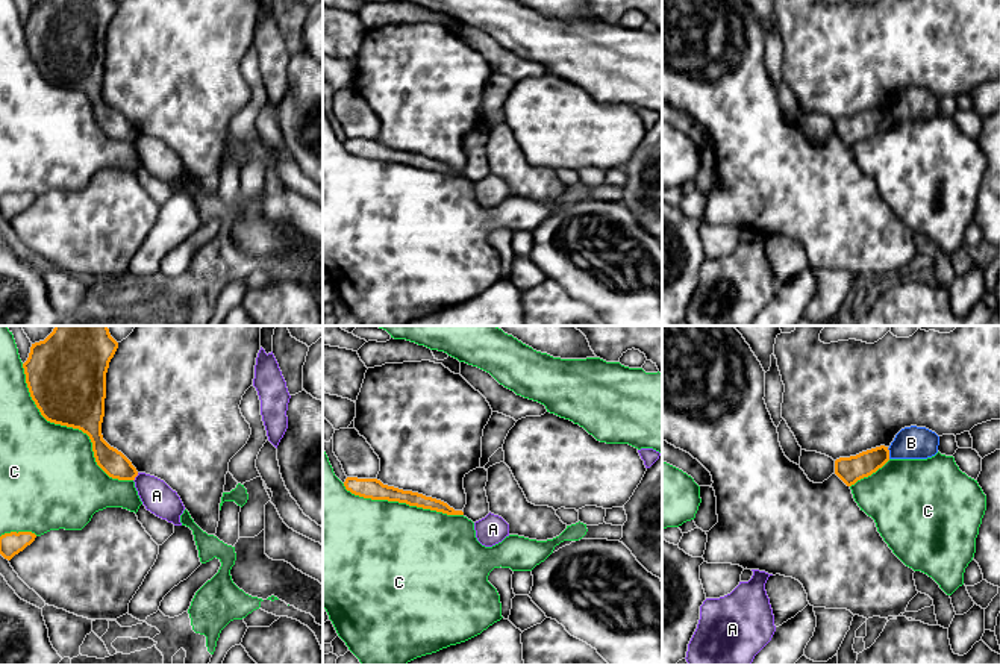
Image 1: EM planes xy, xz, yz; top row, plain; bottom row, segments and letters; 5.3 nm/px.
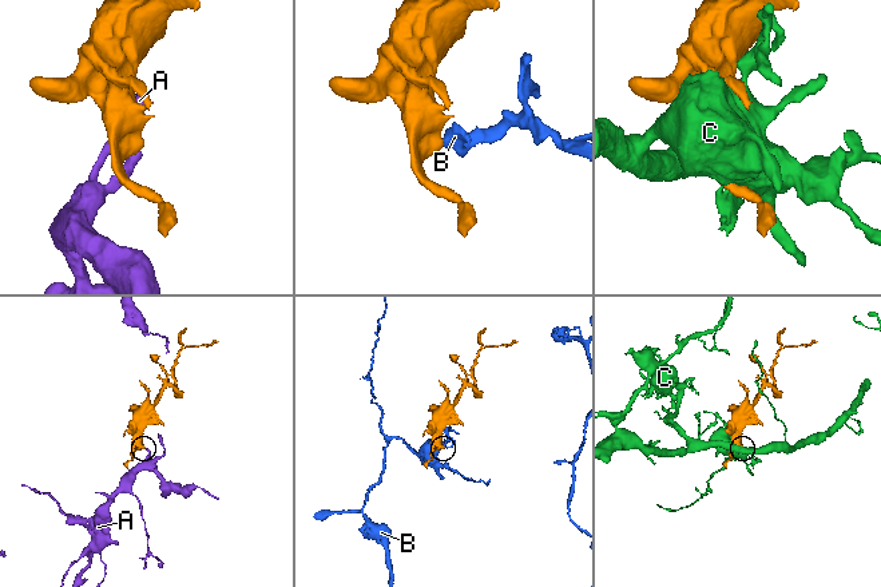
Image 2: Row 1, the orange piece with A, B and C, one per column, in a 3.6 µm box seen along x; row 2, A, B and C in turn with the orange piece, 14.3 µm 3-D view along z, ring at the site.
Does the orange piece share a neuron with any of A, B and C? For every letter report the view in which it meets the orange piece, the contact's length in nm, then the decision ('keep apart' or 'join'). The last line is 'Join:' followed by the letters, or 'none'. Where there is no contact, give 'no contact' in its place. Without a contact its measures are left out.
A: xy | 50 nm | keep apart
B: yz | 60 nm | keep apart
C: xy | 850 nm | keep apart
Join: none

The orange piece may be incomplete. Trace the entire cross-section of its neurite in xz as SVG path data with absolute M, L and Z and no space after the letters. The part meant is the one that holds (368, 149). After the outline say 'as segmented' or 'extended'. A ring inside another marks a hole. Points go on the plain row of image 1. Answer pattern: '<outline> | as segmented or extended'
M347 138L344 147L352 155L364 159L398 162L398 164L406 164L409 167L442 173L447 176L464 176L462 171L455 171L441 161L426 158L418 153L403 151L394 147L383 145L377 139Z | as segmented

